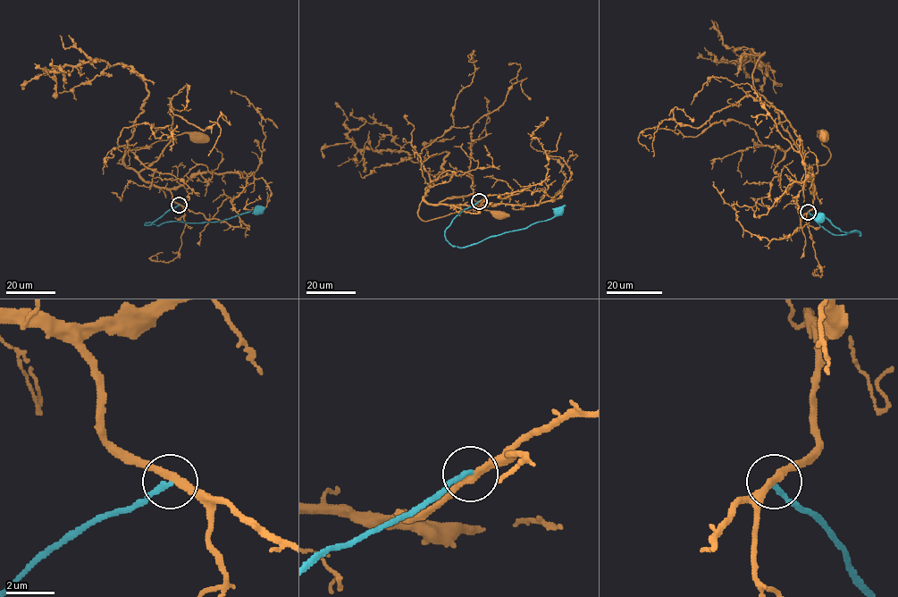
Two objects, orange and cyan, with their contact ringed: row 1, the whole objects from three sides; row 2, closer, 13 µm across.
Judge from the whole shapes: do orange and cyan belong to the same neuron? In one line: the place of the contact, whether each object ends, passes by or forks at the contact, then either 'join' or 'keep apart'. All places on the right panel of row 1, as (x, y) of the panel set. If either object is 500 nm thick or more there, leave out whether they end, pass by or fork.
(808, 212) | orange passes by | cyan ends | keep apart

